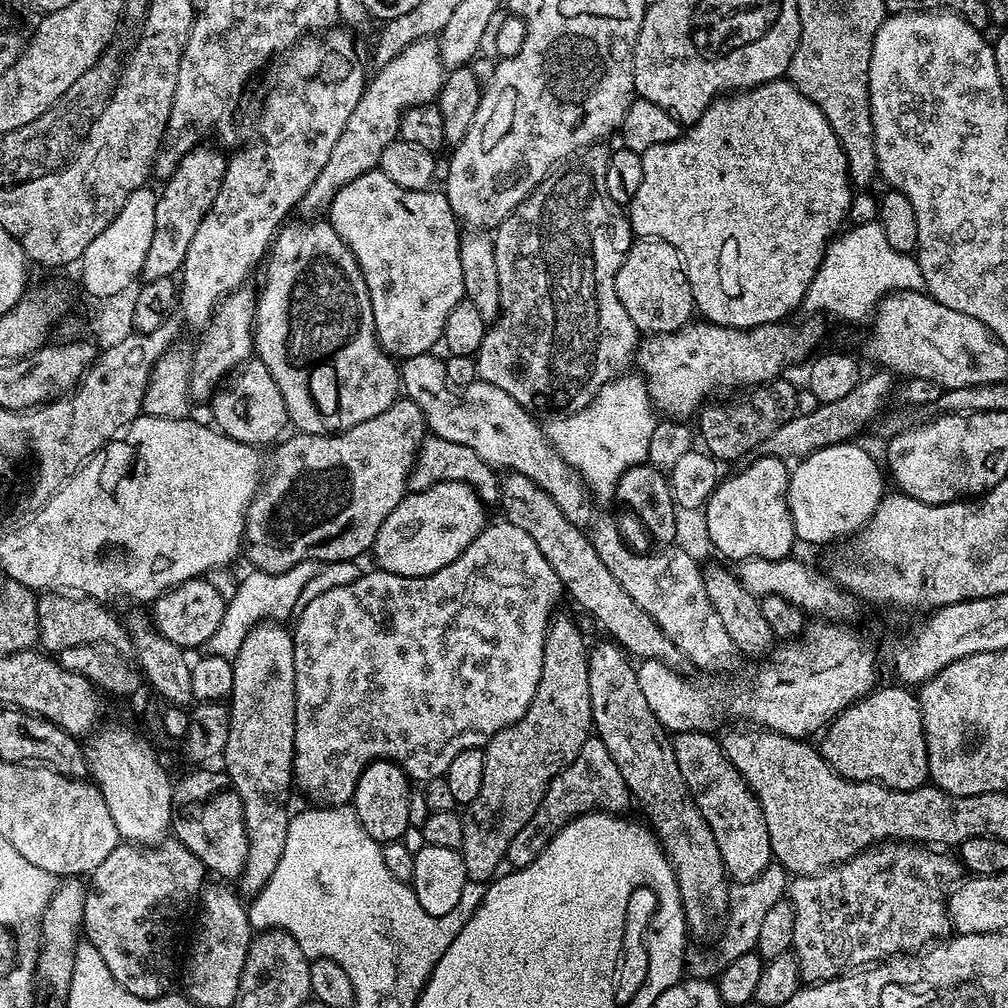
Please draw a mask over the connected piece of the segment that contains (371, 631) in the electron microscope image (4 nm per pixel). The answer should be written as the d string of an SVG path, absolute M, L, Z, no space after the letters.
M503 518L497 520L497 524L489 523L484 527L478 534L478 538L474 538L474 542L470 542L470 546L466 546L466 550L462 554L458 554L458 558L454 558L454 562L450 562L450 566L442 566L442 570L438 570L434 574L419 576L418 578L406 578L402 574L390 574L379 570L365 571L356 581L350 582L349 585L337 586L324 594L319 594L318 598L314 598L295 617L296 628L291 629L292 641L294 642L294 674L296 675L296 713L294 714L294 746L296 747L296 753L292 759L292 775L295 787L299 791L301 788L306 795L313 796L316 799L313 801L323 802L328 806L349 803L352 795L356 792L358 778L364 773L366 766L370 766L375 760L391 760L413 781L439 780L443 777L444 771L450 766L450 762L454 762L454 754L471 748L483 748L488 743L488 737L495 734L495 732L502 731L506 726L518 722L518 718L522 718L522 714L526 714L526 706L530 706L530 702L534 698L534 690L538 690L538 678L542 678L542 658L544 657L544 643L546 642L548 625L557 611L557 609L555 610L556 603L559 602L560 596L565 595L565 590L564 584L558 578L558 574L554 574L554 566L550 566L550 562L546 562L546 558L542 558L542 550L538 550L538 546L534 546L534 538L530 538L530 534L526 534L526 530L514 526L509 520Z

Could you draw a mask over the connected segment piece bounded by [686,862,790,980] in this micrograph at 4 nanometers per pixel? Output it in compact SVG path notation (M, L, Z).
M775 862L769 864L758 878L733 883L728 890L728 914L723 925L724 933L721 934L713 952L687 953L687 975L697 980L712 980L719 977L720 971L730 966L734 958L742 958L742 954L753 951L758 942L758 934L762 930L762 921L766 919L766 913L772 909L774 902L785 899L789 887L790 873Z

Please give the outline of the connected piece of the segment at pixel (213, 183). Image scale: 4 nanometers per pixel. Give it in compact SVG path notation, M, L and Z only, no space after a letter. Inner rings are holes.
M201 146L186 153L182 162L178 162L172 177L163 183L164 189L159 189L154 236L142 273L145 281L175 277L183 269L186 250L190 250L190 241L193 240L198 226L202 226L202 218L206 218L210 206L214 206L218 190L222 190L222 178L226 178L228 156L216 148L208 147Z

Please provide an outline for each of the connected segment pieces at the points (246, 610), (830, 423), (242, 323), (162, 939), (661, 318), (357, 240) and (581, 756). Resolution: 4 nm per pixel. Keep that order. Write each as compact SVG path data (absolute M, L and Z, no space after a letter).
M307 560L298 562L298 566L290 566L285 572L261 572L259 570L249 571L249 576L239 581L237 594L232 600L227 601L224 617L214 630L214 634L208 640L207 651L214 656L236 656L250 630L255 624L262 624L269 620L272 622L287 621L287 616L294 613L294 604L299 595L306 587L306 582L314 578L318 569L317 561Z
M872 370L865 375L850 390L850 394L838 398L829 404L820 402L815 406L813 412L798 414L786 426L778 426L770 438L762 445L762 452L765 456L779 456L785 462L796 462L808 456L811 452L817 452L823 448L829 448L835 444L842 444L856 438L860 430L880 412L880 407L887 402L888 396L894 392L894 376L887 370Z
M241 286L216 305L216 313L212 316L212 321L203 329L204 341L197 348L195 346L192 352L192 377L189 390L193 401L211 401L217 389L225 383L226 377L235 373L236 369L253 355L256 298L255 291L251 292L248 286Z
M165 838L158 844L141 846L121 842L90 874L86 884L83 935L102 954L102 962L114 974L114 982L138 998L156 1000L165 995L172 984L172 971L176 964L172 955L176 952L176 927L188 907L201 895L205 887L204 863L185 844L175 838Z
M633 239L616 275L616 289L618 302L630 314L637 333L676 332L693 319L692 287L684 272L684 262L678 250L665 240Z
M373 170L346 182L346 186L342 186L342 190L338 190L338 194L334 194L334 202L328 207L326 219L338 236L350 246L350 250L366 278L366 290L370 294L370 306L374 314L374 326L380 347L393 358L407 358L423 352L432 352L435 349L435 344L439 345L444 339L444 327L450 310L454 310L454 306L458 306L458 302L465 299L464 283L462 282L462 258L460 257L462 232L461 229L456 229L458 227L456 215L443 191L406 190L402 186L398 186L398 182L390 182L390 178L386 178L384 172Z
M590 738L582 742L582 750L578 750L578 758L570 762L560 773L548 783L546 794L534 810L534 818L510 838L507 859L513 869L525 868L534 862L534 858L543 852L544 847L561 832L571 820L579 816L587 816L590 812L606 812L620 814L630 804L630 793L626 782L622 782L622 774L618 766L614 766L614 758L610 758L610 750L598 738Z

